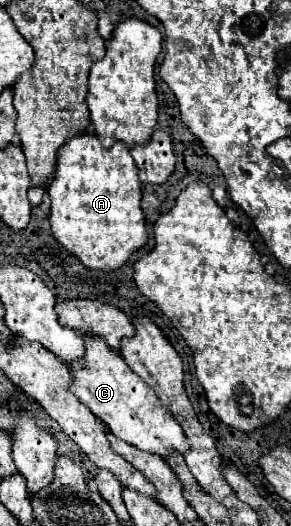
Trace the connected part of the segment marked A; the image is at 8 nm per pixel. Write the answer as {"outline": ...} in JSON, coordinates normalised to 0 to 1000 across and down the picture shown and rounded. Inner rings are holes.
{"outline":[[[323,253],[247,260],[199,287],[199,314],[165,356],[165,371],[179,382],[172,428],[186,454],[302,511],[405,515],[481,470],[509,462],[502,416],[481,394],[488,348],[474,344],[474,321],[447,287],[419,272],[392,272],[378,283],[357,283]]]}

